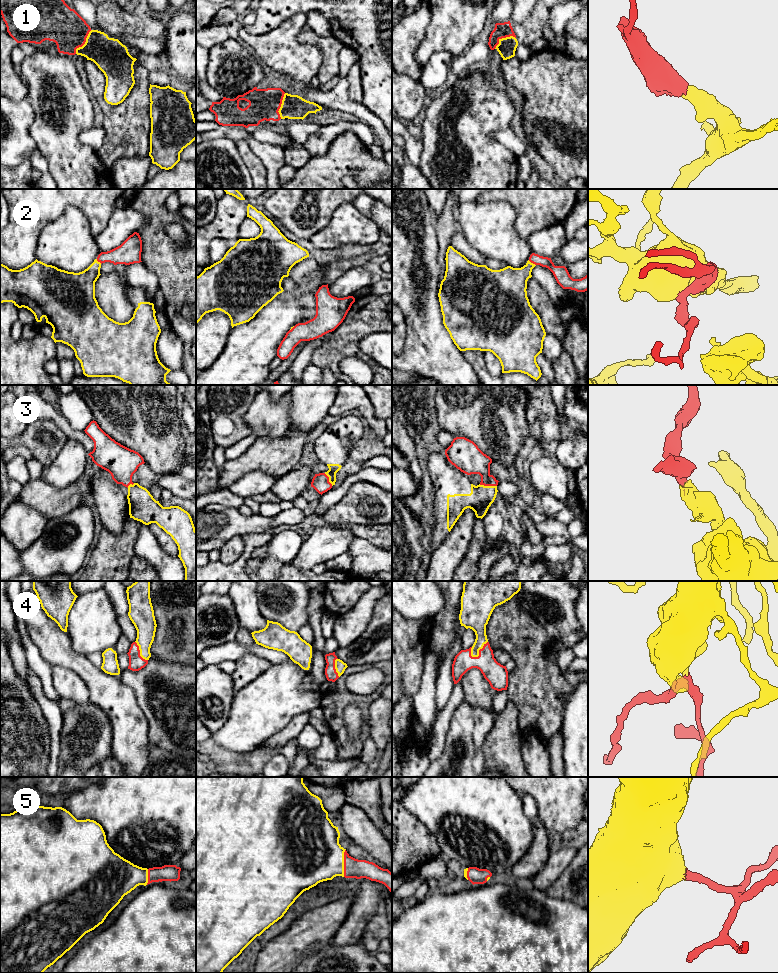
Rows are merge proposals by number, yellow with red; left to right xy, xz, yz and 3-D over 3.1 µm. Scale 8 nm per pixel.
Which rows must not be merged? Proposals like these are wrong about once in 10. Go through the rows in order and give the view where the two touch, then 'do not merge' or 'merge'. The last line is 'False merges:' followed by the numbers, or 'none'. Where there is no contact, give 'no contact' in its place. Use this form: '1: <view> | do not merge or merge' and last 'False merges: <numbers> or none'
1: xy | merge
2: yz | merge
3: yz | merge
4: yz | merge
5: xz | merge
False merges: none

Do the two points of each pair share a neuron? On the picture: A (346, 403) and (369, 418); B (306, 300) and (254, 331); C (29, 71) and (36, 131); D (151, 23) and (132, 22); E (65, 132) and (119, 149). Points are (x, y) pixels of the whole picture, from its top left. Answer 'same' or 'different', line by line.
A: same
B: different
C: same
D: same
E: different

